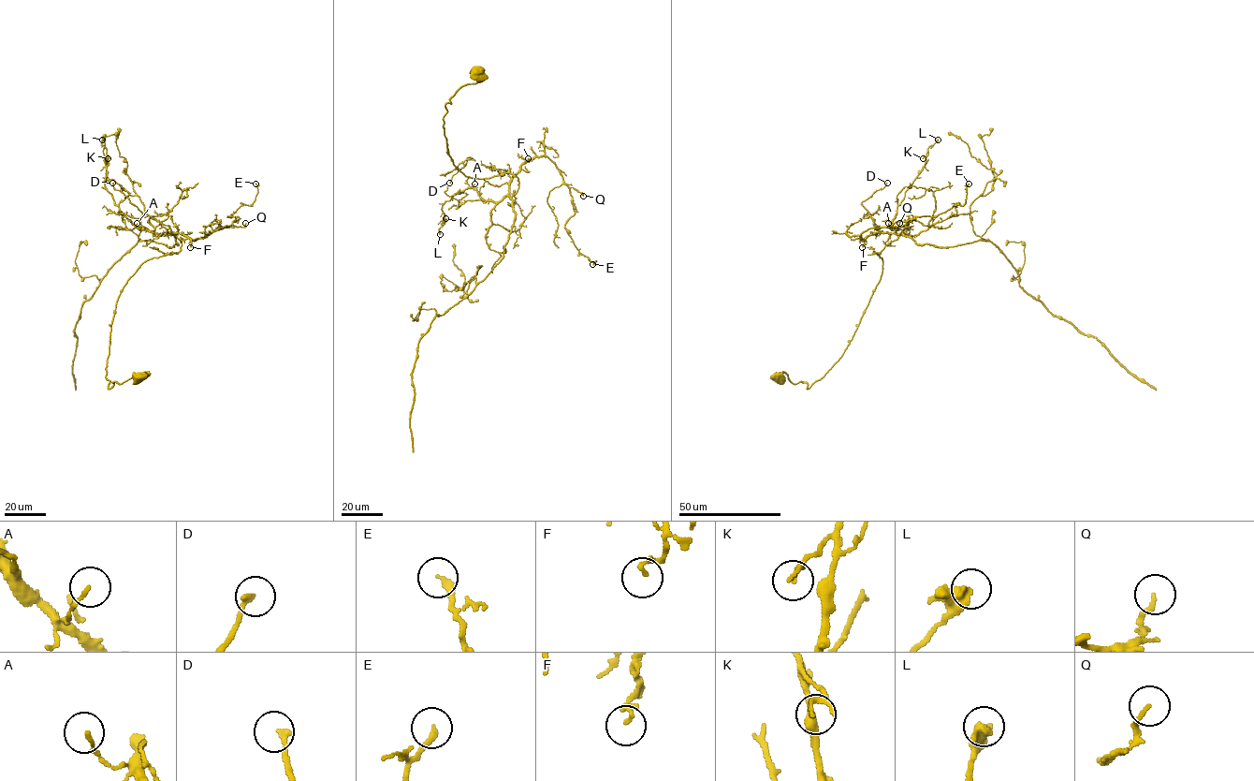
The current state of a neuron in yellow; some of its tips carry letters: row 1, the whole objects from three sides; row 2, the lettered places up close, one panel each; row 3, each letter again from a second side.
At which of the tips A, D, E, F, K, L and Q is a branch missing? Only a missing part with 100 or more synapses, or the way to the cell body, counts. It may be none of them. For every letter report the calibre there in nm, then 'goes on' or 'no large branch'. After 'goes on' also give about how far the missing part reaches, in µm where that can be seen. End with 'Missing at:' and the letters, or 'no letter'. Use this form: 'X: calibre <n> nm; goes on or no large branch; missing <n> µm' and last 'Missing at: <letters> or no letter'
A: calibre 120 nm; no large branch
D: calibre 200 nm; no large branch
E: calibre 240 nm; no large branch
F: calibre 130 nm; no large branch
K: calibre 110 nm; no large branch
L: calibre 280 nm; no large branch
Q: calibre 150 nm; no large branch
Missing at: no letter

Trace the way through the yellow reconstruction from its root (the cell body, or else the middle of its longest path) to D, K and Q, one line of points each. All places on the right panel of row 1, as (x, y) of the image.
D: (776, 376), (809, 389), (851, 340), (882, 274), (877, 254), (900, 234), (882, 232), (861, 204), (887, 183)
K: (776, 376), (784, 373), (809, 389), (841, 356), (882, 274), (877, 254), (906, 234), (892, 221), (923, 158)
Q: (776, 376), (784, 373), (809, 389), (838, 360), (882, 274), (877, 254), (900, 234), (860, 235), (899, 223)

